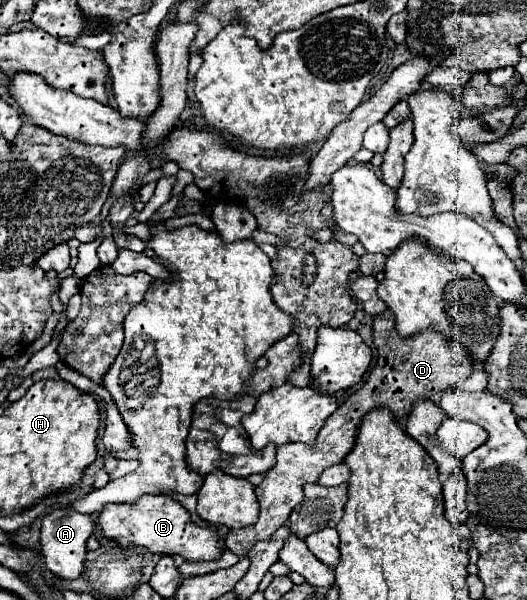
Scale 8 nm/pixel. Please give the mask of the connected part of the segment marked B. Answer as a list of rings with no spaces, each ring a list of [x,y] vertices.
[[[146,495],[142,497],[138,503],[134,505],[106,505],[102,513],[98,513],[98,525],[102,527],[104,537],[116,541],[118,547],[144,547],[150,553],[158,553],[158,555],[182,555],[186,561],[212,561],[218,555],[222,555],[222,551],[226,549],[224,539],[218,533],[218,527],[200,527],[196,523],[192,523],[190,513],[172,497],[168,495]]]

